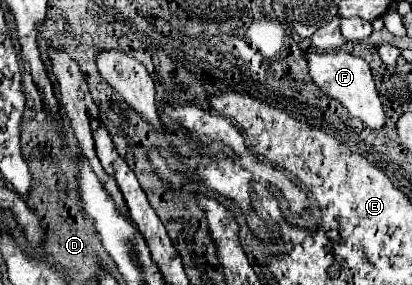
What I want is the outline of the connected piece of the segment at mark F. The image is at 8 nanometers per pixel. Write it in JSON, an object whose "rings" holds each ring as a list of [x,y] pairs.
{"rings":[[[307,50],[305,52],[305,60],[307,60],[307,70],[309,70],[313,82],[327,96],[331,96],[337,102],[341,102],[349,110],[351,116],[363,120],[369,128],[375,128],[375,130],[383,128],[383,120],[385,120],[383,106],[381,106],[379,94],[375,90],[375,82],[373,82],[369,64],[363,58],[353,56],[349,52],[343,52],[343,50],[337,50],[337,52],[315,52],[315,50]]]}

